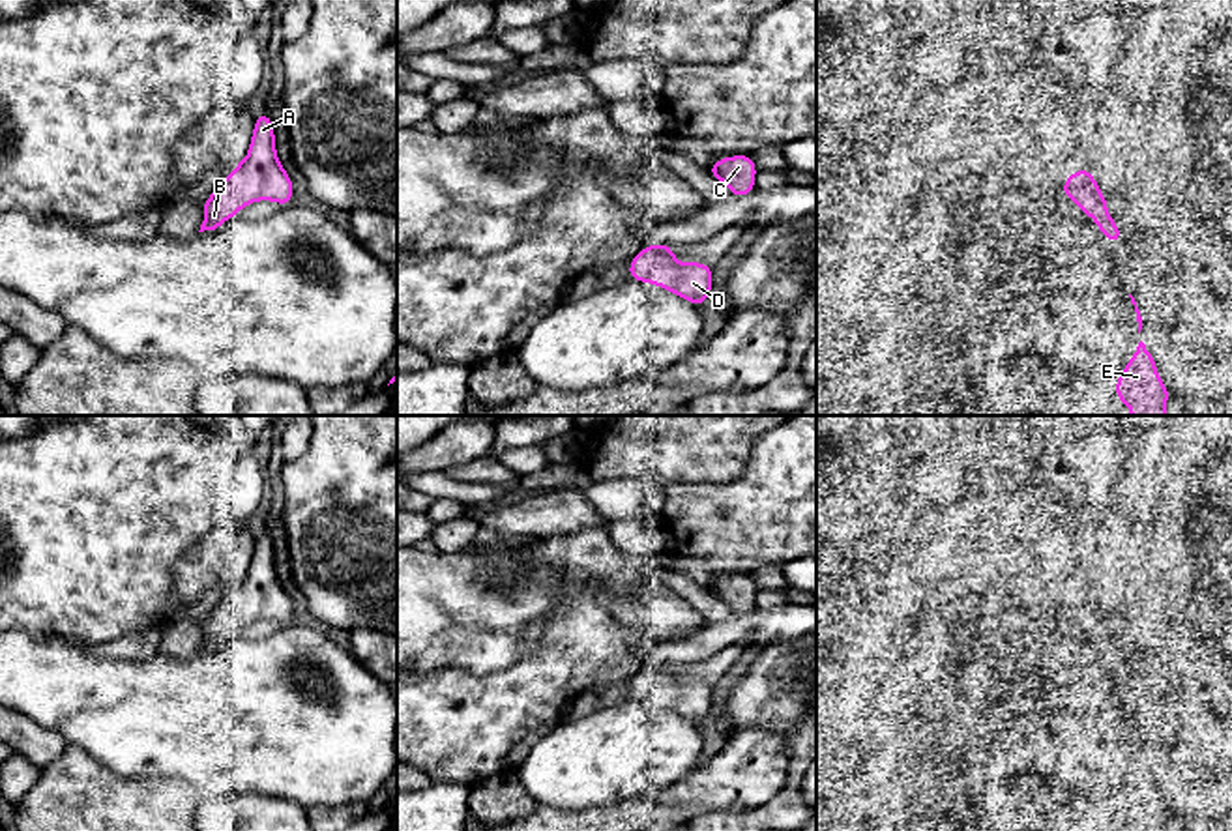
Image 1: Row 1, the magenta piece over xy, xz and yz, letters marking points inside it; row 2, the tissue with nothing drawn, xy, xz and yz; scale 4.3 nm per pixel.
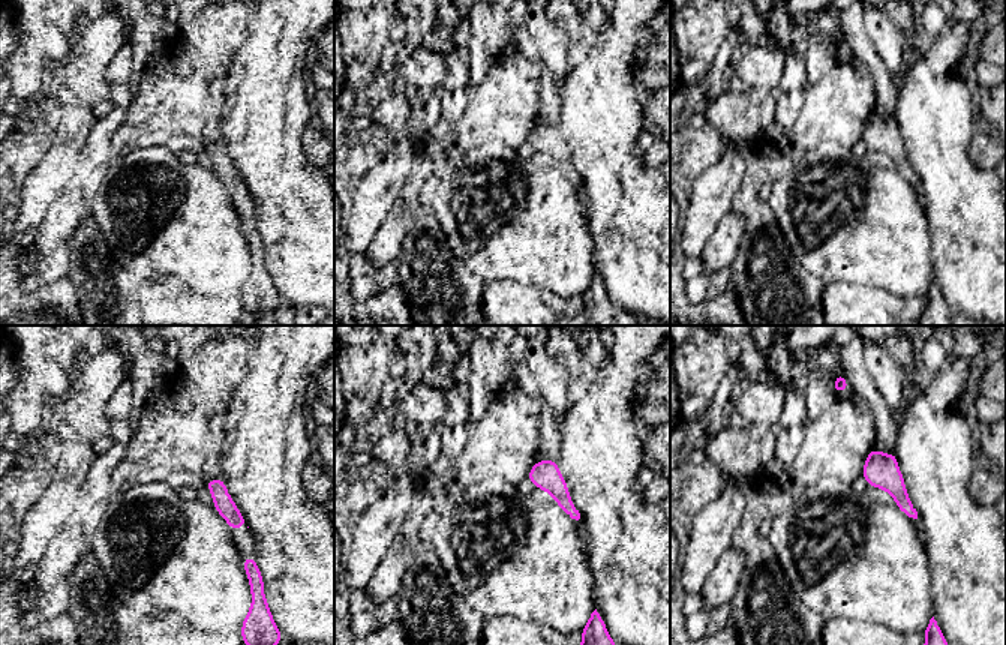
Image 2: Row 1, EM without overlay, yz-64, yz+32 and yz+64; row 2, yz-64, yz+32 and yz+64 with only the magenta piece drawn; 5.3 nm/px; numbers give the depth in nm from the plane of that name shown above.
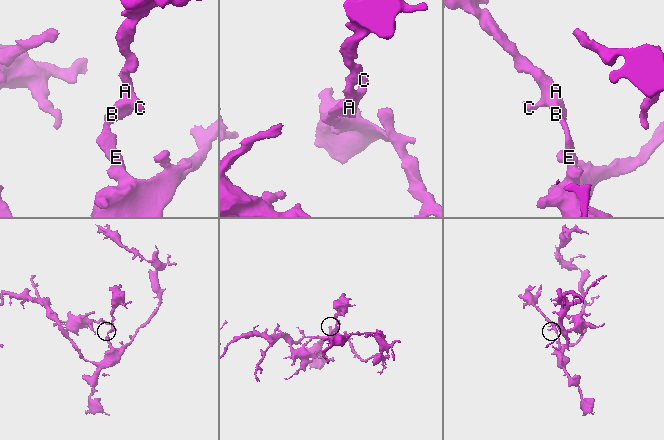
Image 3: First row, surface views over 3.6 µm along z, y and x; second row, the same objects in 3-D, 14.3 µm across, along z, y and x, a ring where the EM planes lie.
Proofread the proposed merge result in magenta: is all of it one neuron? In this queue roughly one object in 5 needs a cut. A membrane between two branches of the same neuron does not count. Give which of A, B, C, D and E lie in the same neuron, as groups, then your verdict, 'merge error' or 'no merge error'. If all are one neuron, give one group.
A B C D E | no merge error

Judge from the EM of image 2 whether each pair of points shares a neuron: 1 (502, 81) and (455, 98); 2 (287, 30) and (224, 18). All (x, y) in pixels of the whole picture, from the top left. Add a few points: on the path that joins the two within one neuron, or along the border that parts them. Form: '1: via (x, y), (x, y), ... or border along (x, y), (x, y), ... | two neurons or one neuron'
1: border along (467, 93), (467, 107), (459, 117) | two neurons
2: border along (251, 15), (251, 27), (234, 54) | two neurons

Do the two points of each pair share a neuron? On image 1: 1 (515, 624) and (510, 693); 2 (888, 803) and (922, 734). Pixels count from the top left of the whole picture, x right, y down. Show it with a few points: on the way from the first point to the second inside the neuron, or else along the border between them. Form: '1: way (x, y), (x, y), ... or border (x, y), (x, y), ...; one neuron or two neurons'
1: border (542, 633), (527, 656), (504, 669), (469, 672); two neurons
2: border (897, 777), (909, 811); two neurons

